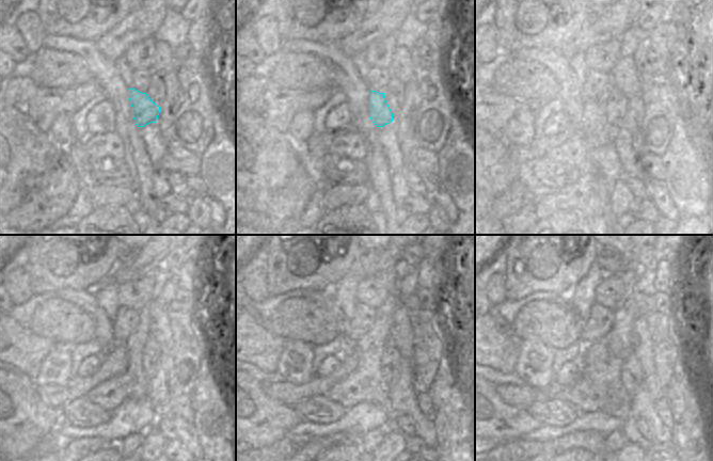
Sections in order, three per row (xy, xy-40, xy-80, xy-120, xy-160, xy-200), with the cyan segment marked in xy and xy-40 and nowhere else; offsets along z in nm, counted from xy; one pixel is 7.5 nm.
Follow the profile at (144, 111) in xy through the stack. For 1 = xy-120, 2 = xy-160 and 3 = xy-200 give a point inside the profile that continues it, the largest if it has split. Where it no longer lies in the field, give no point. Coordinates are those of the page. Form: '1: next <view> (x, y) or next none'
1: next xy-120 (115, 359)
2: next xy-160 (289, 394)
3: next xy-200 (523, 396)

